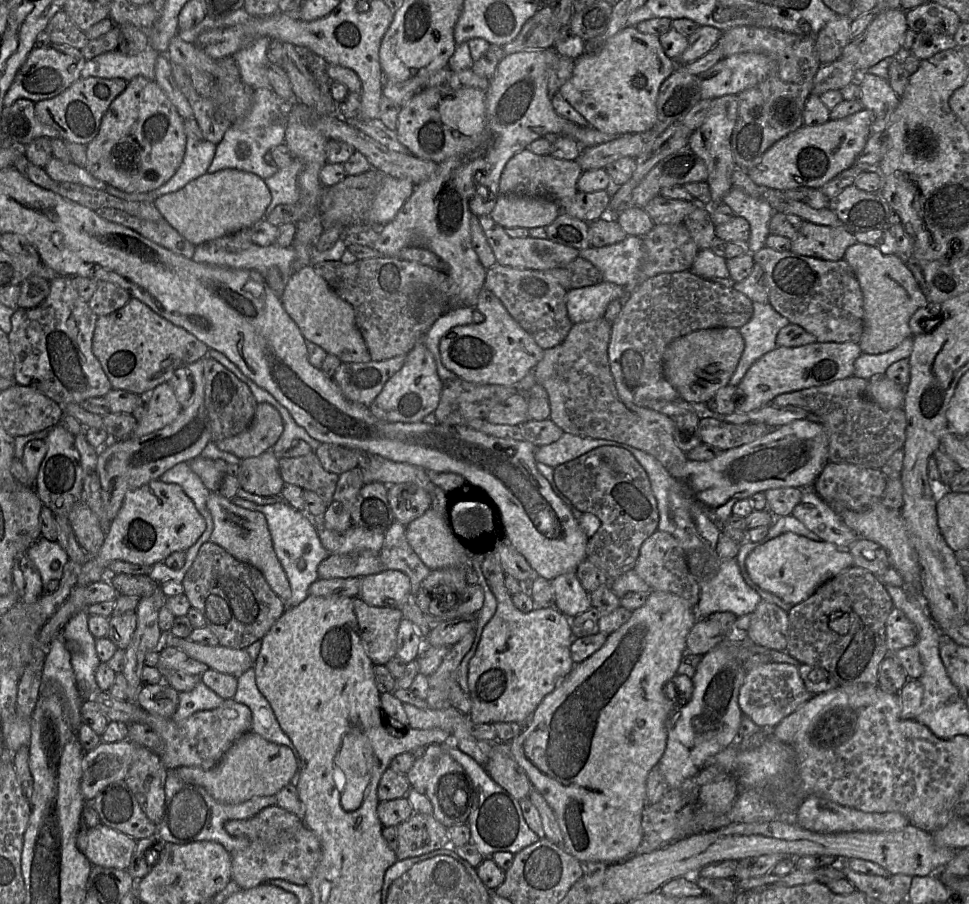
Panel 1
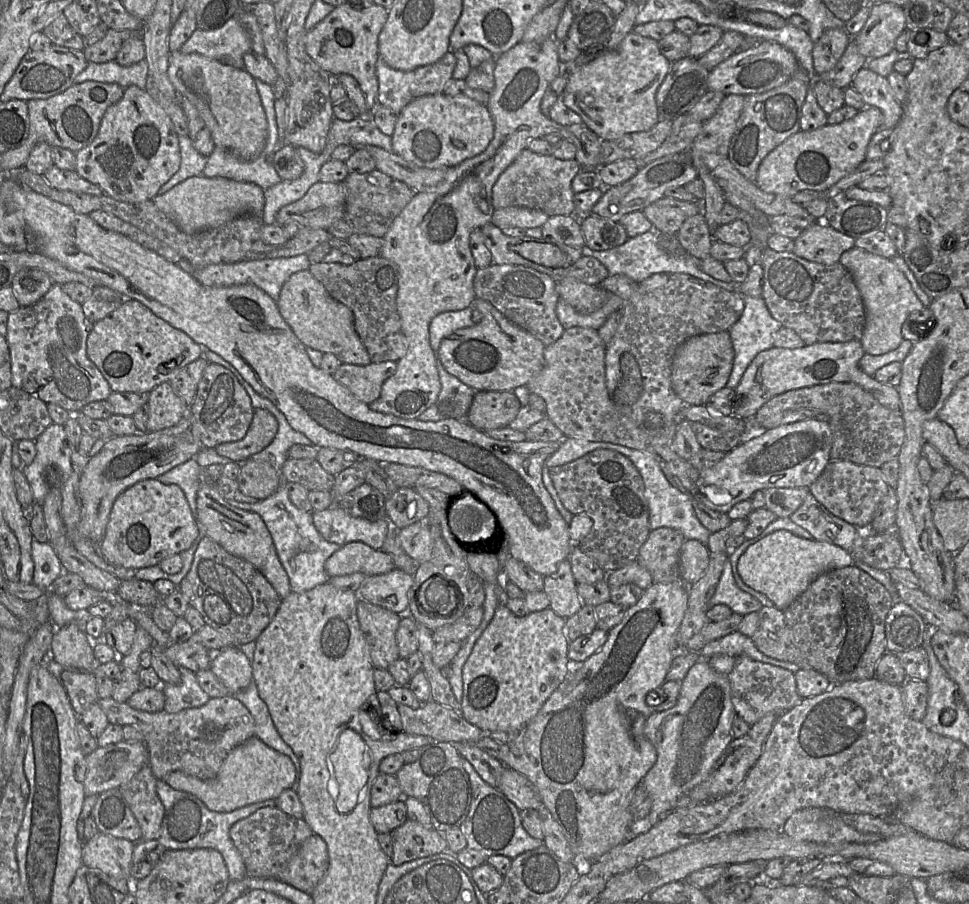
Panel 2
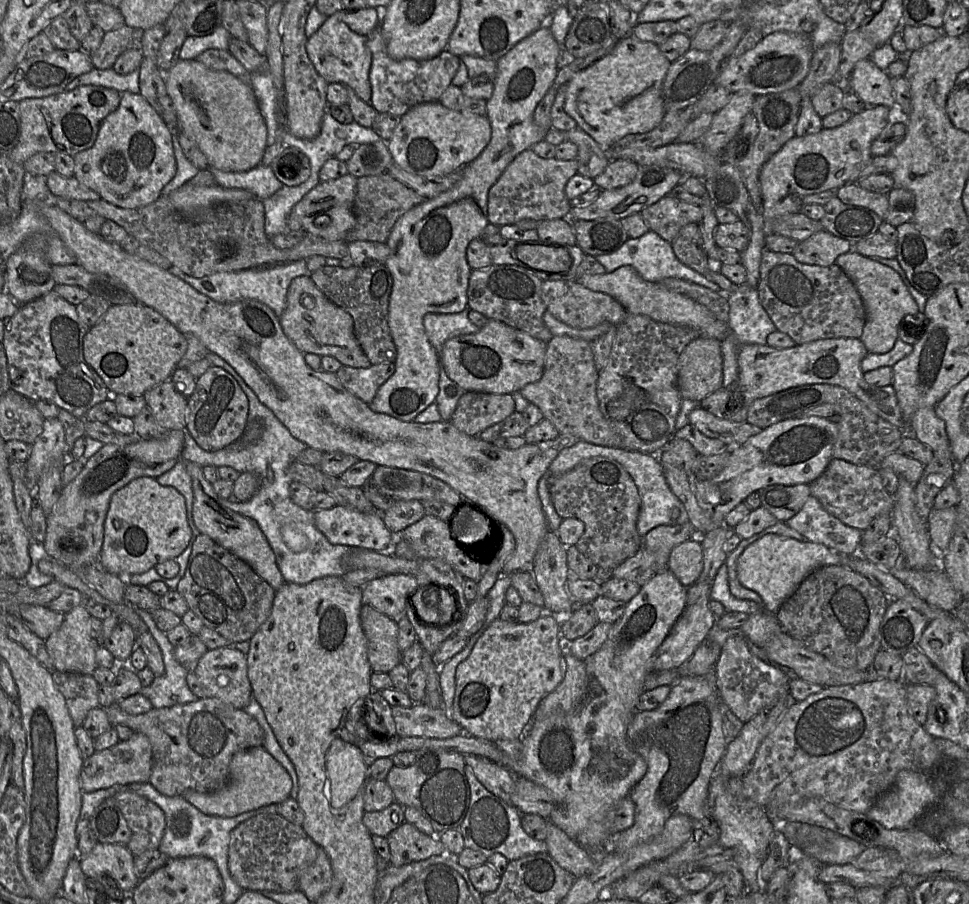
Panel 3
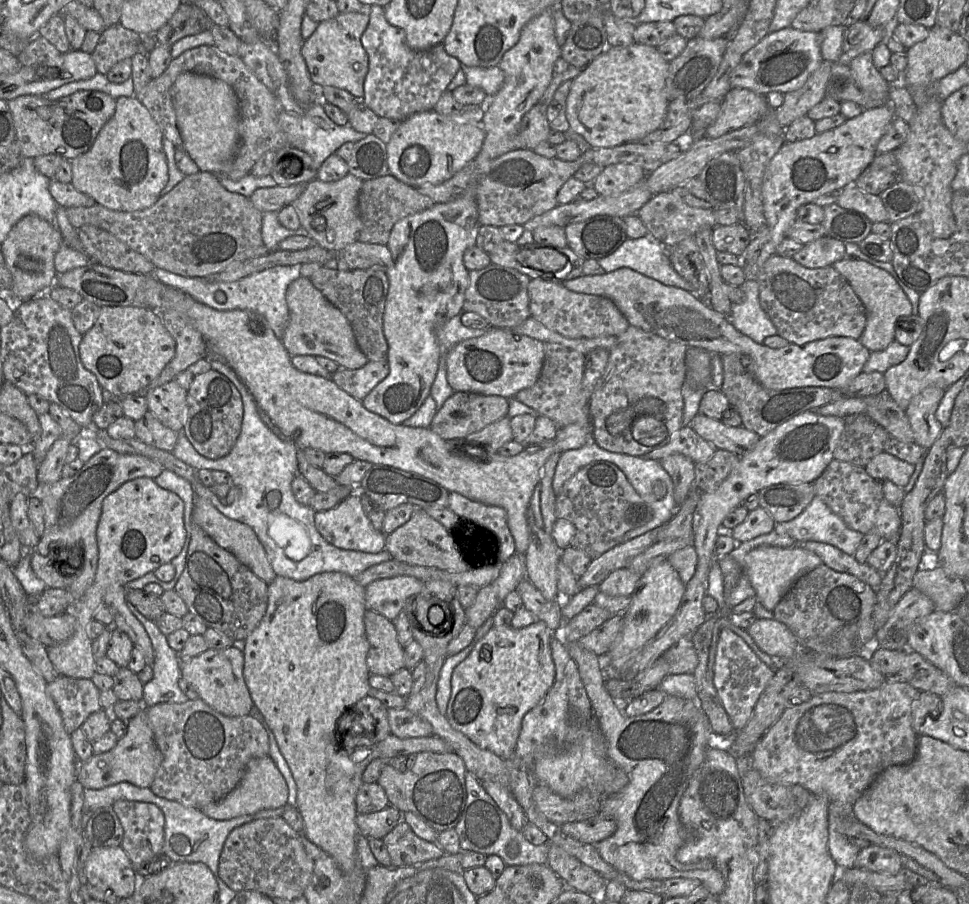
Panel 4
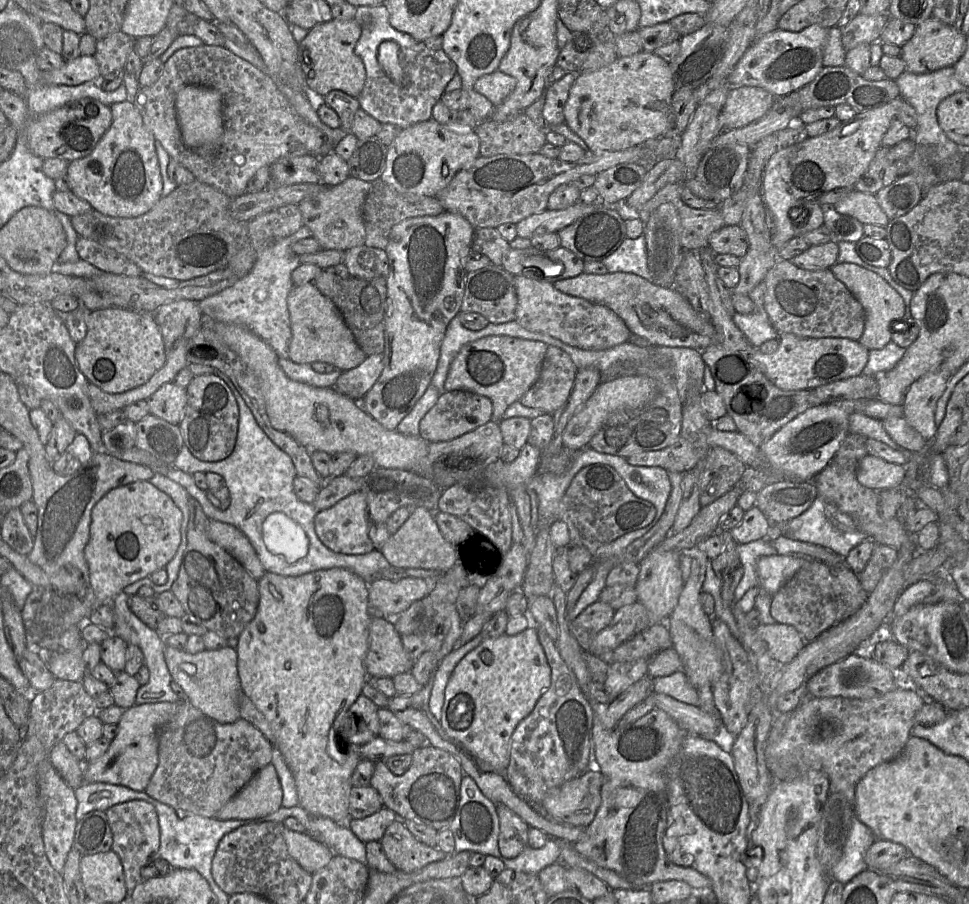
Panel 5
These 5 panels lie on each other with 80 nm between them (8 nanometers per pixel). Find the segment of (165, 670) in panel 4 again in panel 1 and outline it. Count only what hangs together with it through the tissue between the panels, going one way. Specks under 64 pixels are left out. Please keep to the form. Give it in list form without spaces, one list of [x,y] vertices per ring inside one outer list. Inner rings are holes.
[[[200,679],[196,686],[188,692],[179,692],[178,706],[172,719],[176,722],[185,720],[197,711],[218,708],[224,699],[204,685]]]

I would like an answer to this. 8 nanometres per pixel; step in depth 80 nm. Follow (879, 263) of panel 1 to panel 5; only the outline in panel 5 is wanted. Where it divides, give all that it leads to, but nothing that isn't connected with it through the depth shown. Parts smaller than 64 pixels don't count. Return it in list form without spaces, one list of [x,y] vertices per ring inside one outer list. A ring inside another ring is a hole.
[[[836,263],[831,267],[833,275],[840,280],[862,304],[865,310],[864,331],[858,340],[868,350],[885,347],[892,336],[892,323],[903,318],[906,307],[901,295],[880,275],[854,263]]]

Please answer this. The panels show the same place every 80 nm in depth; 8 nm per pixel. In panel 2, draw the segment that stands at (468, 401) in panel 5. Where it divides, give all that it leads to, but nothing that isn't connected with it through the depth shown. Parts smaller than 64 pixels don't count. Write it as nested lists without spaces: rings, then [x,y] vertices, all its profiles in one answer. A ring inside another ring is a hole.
[[[477,391],[466,421],[481,431],[506,427],[516,418],[521,407],[514,391]]]

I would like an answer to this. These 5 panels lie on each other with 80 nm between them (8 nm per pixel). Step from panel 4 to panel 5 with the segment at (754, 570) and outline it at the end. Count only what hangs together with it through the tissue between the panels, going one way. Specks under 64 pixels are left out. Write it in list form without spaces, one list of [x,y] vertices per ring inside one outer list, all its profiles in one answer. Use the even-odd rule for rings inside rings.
[[[778,554],[762,557],[757,563],[758,587],[772,597],[806,561],[804,558]]]

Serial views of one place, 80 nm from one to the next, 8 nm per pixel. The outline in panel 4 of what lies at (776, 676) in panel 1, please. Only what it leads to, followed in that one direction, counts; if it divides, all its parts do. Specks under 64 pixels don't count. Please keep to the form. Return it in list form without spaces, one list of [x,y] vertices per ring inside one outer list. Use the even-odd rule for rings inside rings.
[[[729,629],[720,631],[713,681],[735,731],[740,731],[745,727],[756,703],[774,674],[775,670],[763,663],[735,633]]]

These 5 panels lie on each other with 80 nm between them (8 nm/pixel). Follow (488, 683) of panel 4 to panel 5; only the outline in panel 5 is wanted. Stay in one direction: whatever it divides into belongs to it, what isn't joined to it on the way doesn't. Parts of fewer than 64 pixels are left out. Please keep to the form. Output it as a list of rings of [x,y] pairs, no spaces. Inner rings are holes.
[[[530,625],[516,635],[485,638],[455,667],[445,690],[440,722],[445,732],[471,753],[486,771],[506,771],[511,755],[511,738],[517,725],[535,707],[551,682],[551,668],[539,641],[537,627]]]

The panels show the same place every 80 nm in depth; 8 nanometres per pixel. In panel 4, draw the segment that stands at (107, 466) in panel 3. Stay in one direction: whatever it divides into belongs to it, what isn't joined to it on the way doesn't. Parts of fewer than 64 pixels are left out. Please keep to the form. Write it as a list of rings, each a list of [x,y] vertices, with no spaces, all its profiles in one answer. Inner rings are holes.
[[[103,447],[99,452],[94,454],[84,463],[71,477],[62,477],[52,484],[40,484],[32,496],[37,496],[44,508],[44,532],[39,538],[35,551],[42,556],[51,558],[56,565],[70,565],[77,570],[71,570],[72,583],[68,586],[67,591],[72,595],[74,602],[79,601],[86,590],[92,585],[98,563],[98,544],[96,530],[102,510],[103,500],[123,483],[138,477],[148,477],[154,479],[164,470],[163,466],[145,456],[135,454],[122,454],[112,449]],[[71,552],[73,556],[71,556]],[[72,559],[70,564],[67,560]],[[64,561],[64,563],[60,563]]]

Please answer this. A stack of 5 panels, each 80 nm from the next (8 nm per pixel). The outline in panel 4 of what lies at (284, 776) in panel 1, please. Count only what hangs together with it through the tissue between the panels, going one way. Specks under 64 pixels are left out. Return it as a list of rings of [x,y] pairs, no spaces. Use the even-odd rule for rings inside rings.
[[[268,755],[251,759],[237,787],[220,801],[208,804],[200,810],[210,818],[230,820],[239,816],[254,814],[261,810],[284,807],[287,805],[287,799],[287,783],[272,758]]]

